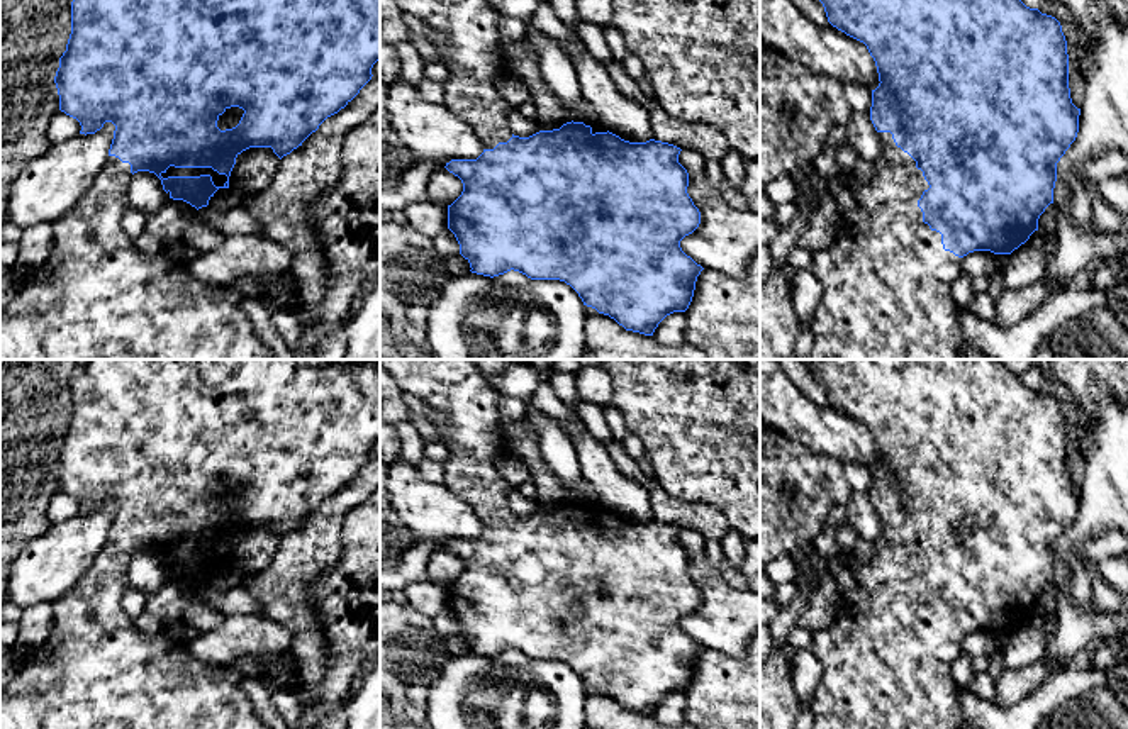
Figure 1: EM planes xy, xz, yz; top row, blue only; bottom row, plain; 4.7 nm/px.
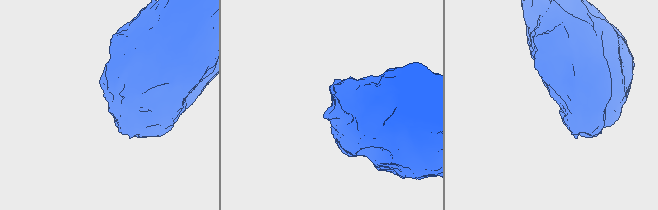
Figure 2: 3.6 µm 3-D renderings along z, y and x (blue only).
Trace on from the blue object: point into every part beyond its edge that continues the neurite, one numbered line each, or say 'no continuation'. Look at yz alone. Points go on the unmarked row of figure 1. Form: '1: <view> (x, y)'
1: yz (886, 658)

